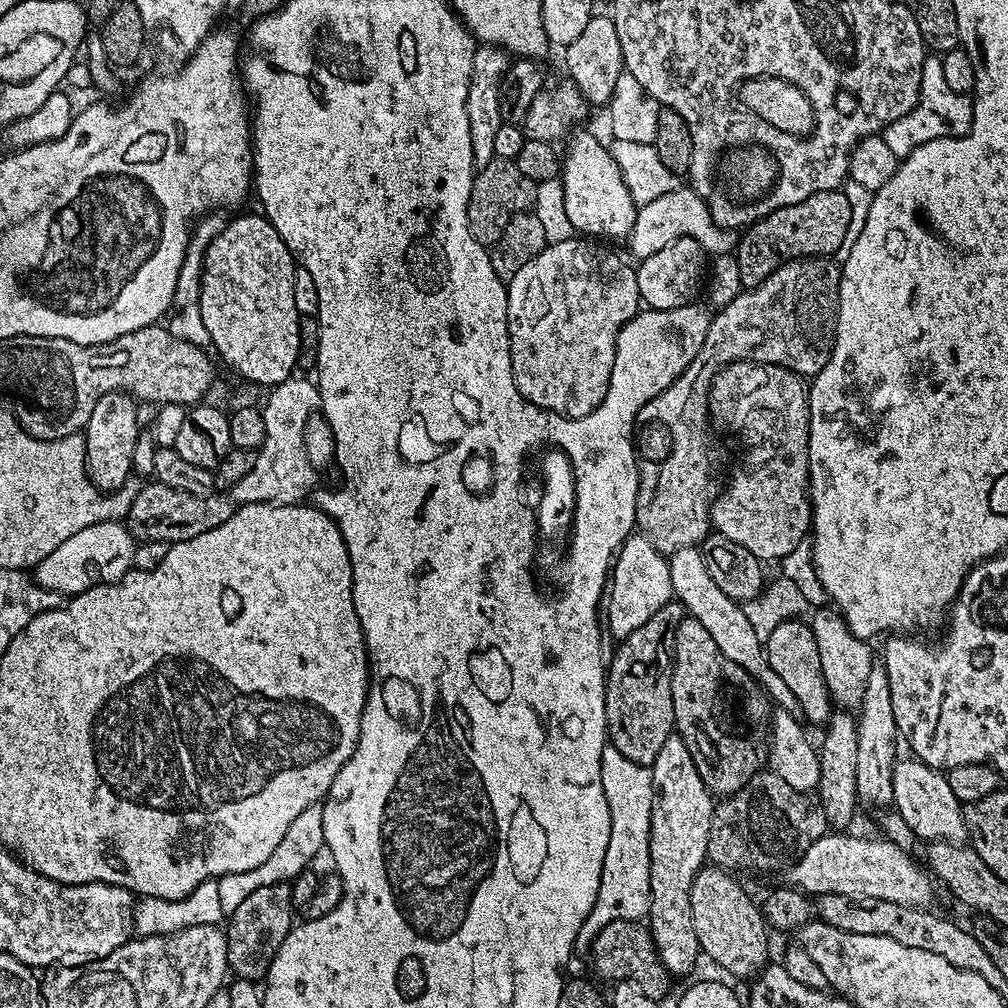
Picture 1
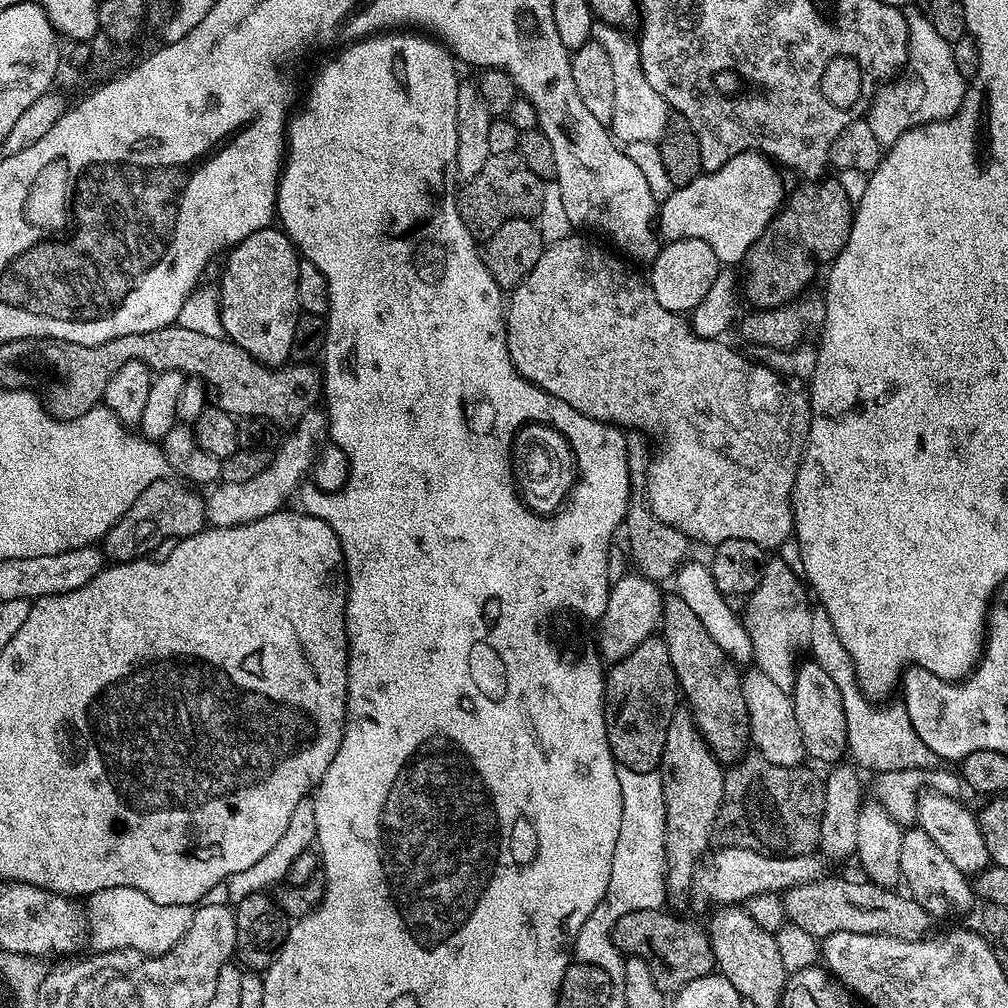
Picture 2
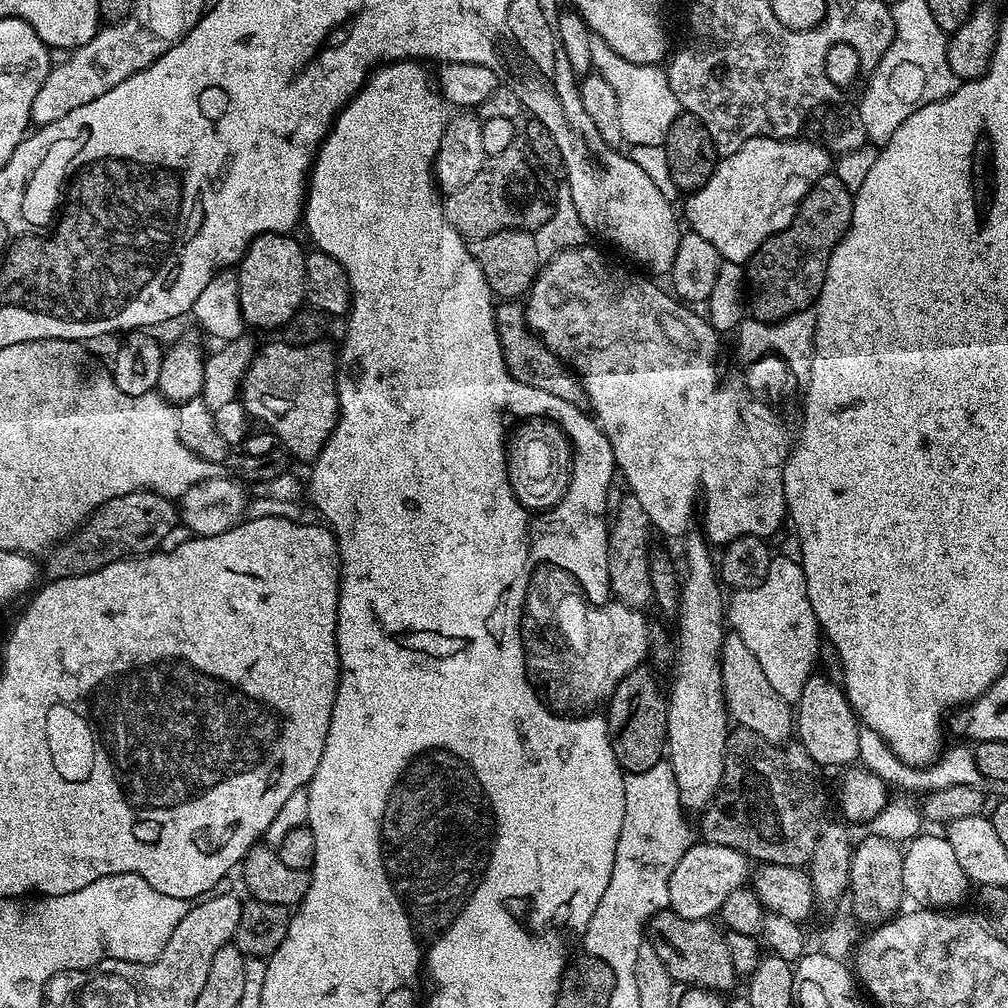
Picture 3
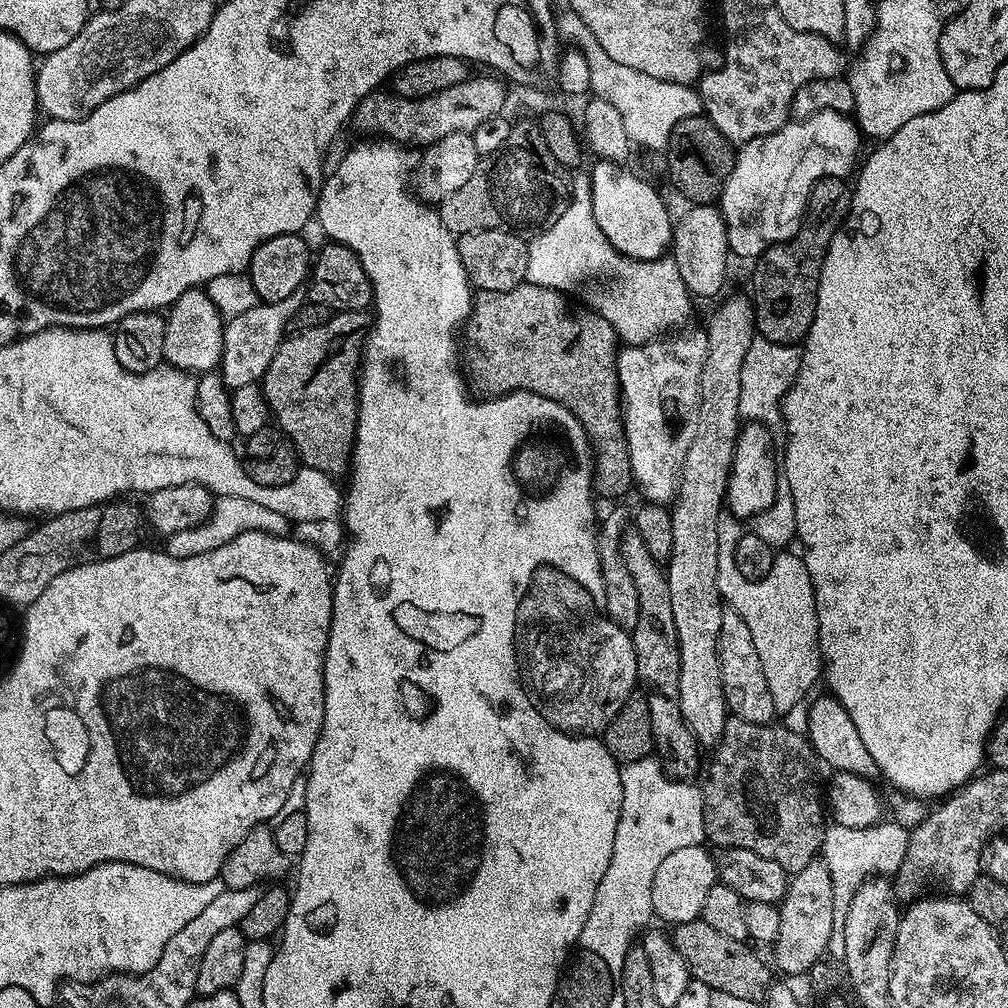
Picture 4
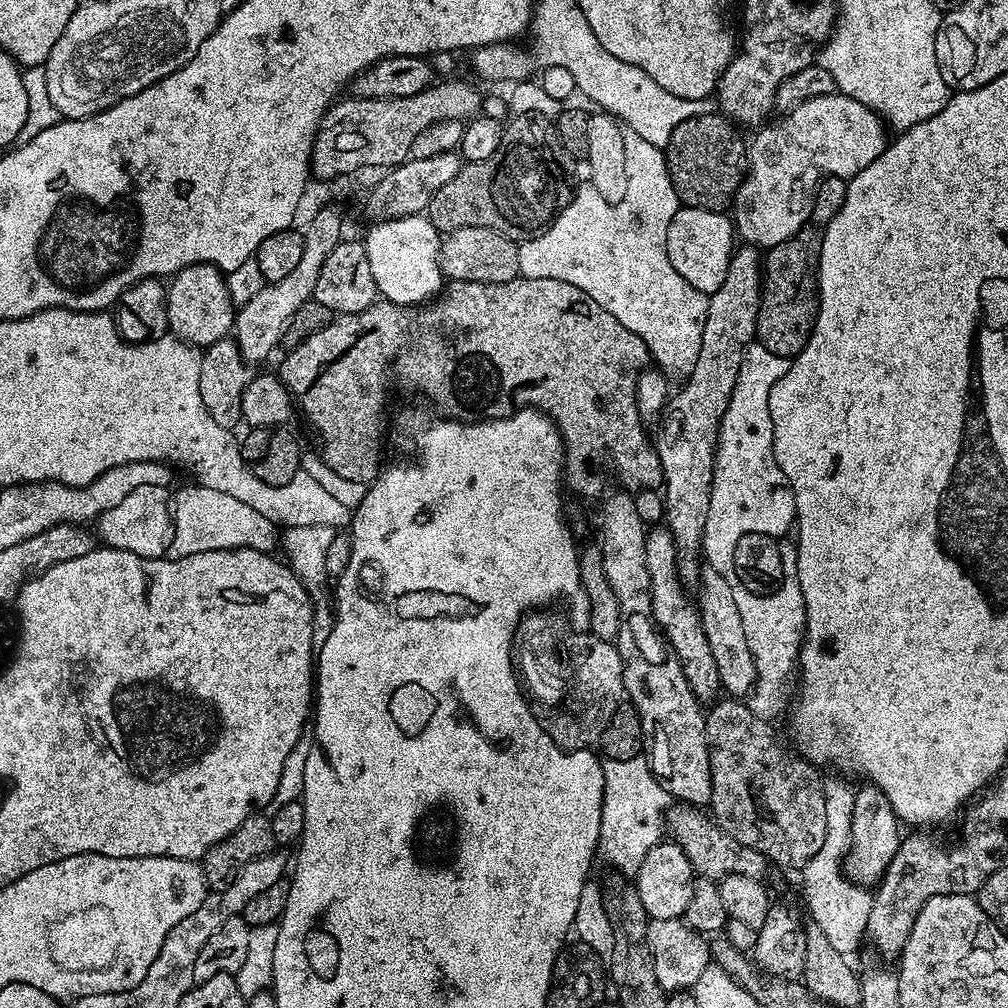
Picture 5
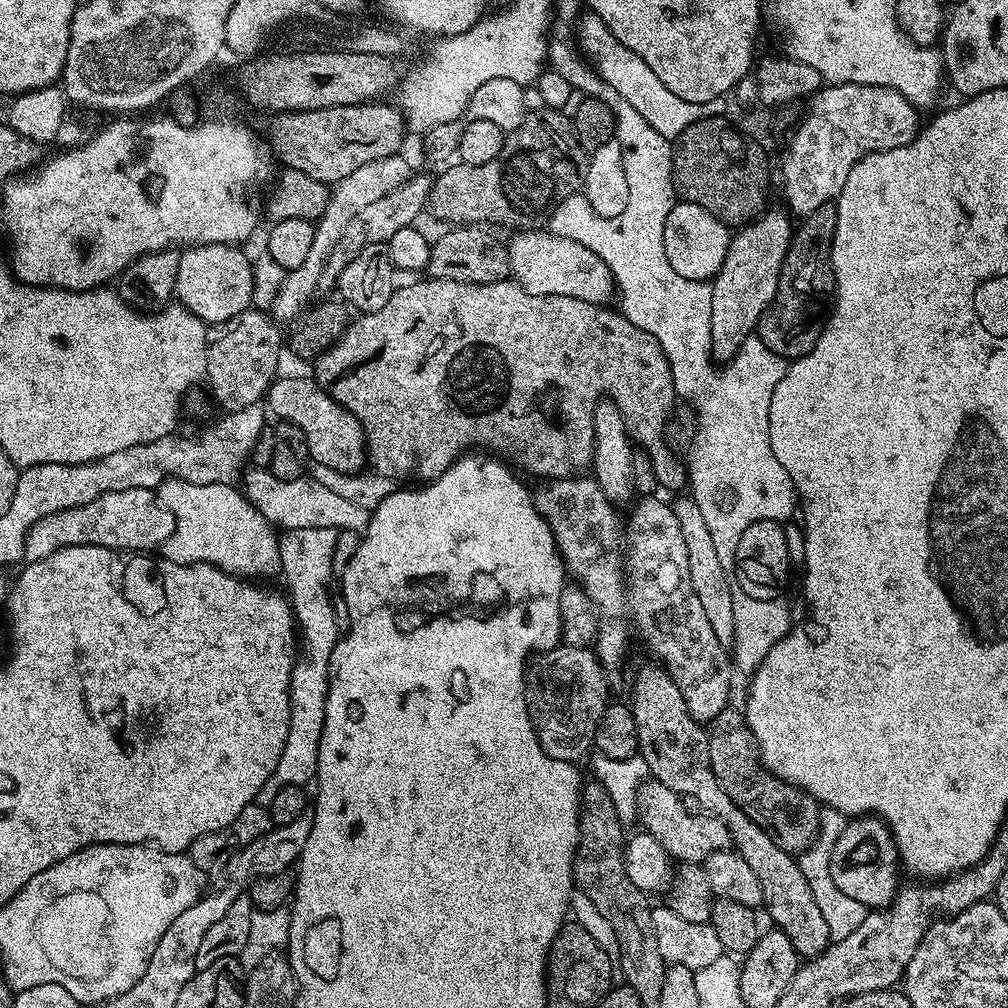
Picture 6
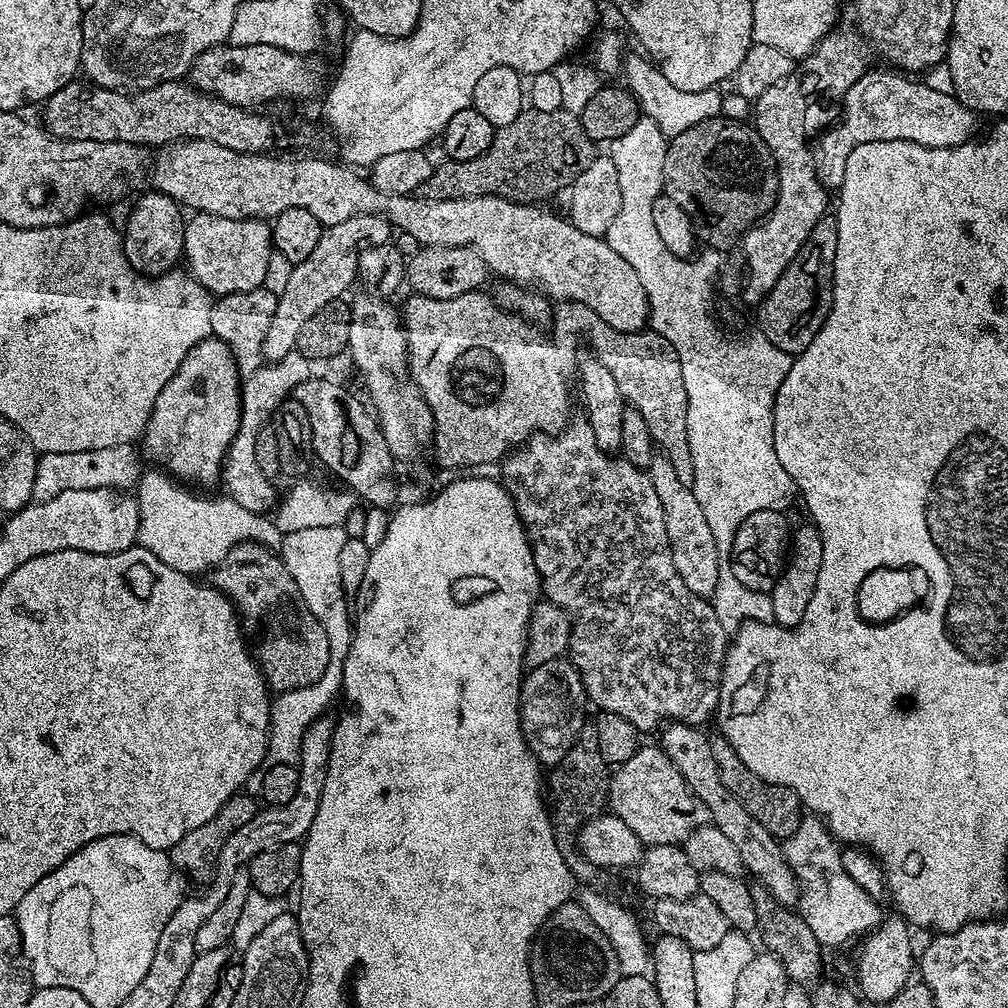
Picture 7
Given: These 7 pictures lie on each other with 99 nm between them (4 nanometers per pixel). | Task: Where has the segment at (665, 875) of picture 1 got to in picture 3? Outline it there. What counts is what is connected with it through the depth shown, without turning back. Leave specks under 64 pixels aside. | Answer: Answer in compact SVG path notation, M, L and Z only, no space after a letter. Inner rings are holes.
M689 535L682 560L680 586L680 673L672 684L668 697L667 763L671 764L678 782L682 806L695 814L716 799L720 788L726 742L730 731L728 704L722 686L722 646L726 635L726 592L718 575L713 549L703 535ZM709 548L709 549L708 549ZM721 588L721 589L720 589ZM724 592L725 596L724 596Z

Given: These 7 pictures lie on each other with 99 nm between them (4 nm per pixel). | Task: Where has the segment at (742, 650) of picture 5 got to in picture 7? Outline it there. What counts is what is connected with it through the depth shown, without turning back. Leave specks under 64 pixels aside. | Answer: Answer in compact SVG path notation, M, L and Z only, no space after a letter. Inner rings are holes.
M657 454L647 474L654 482L654 490L658 494L658 502L662 502L662 514L666 522L666 538L670 542L670 550L674 554L674 566L678 574L682 574L682 582L694 590L694 594L711 598L718 586L718 546L714 546L714 533L706 523L702 514L702 506L698 506L698 498L694 498L692 485L682 482L668 461L668 457Z

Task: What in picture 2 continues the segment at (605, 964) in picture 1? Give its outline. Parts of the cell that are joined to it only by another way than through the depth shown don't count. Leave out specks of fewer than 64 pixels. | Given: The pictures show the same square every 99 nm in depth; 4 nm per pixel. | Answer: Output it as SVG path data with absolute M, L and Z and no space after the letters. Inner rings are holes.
M651 908L650 910L634 910L630 914L622 914L612 931L612 941L617 948L624 953L625 957L641 956L650 966L654 974L654 982L665 994L679 993L690 982L694 982L703 976L713 975L716 968L716 959L712 953L712 947L708 941L708 933L703 927L700 928L692 920L679 920L671 911L664 908Z

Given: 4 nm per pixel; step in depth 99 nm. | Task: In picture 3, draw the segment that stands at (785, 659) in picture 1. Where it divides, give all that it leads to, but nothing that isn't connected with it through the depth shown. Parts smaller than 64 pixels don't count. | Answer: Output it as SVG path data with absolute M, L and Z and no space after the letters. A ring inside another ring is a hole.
M813 674L802 690L802 698L797 701L794 714L794 728L797 741L810 758L822 768L855 763L859 757L859 719L848 702L843 687L821 674Z

